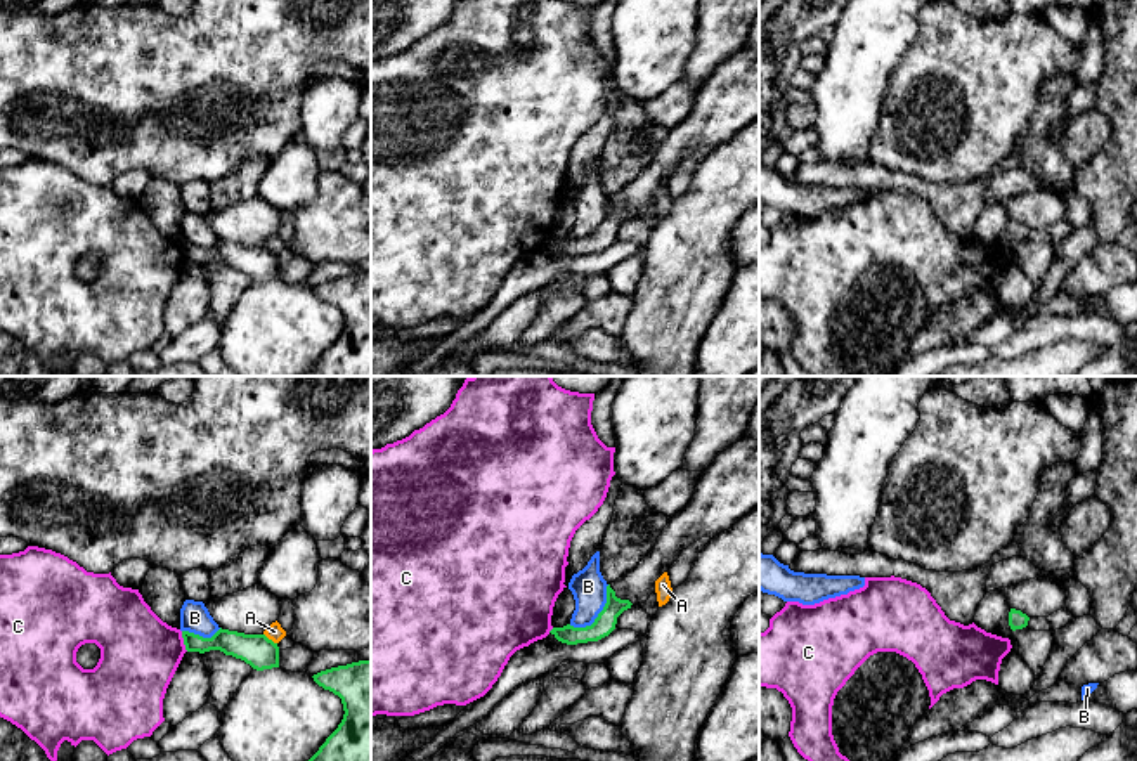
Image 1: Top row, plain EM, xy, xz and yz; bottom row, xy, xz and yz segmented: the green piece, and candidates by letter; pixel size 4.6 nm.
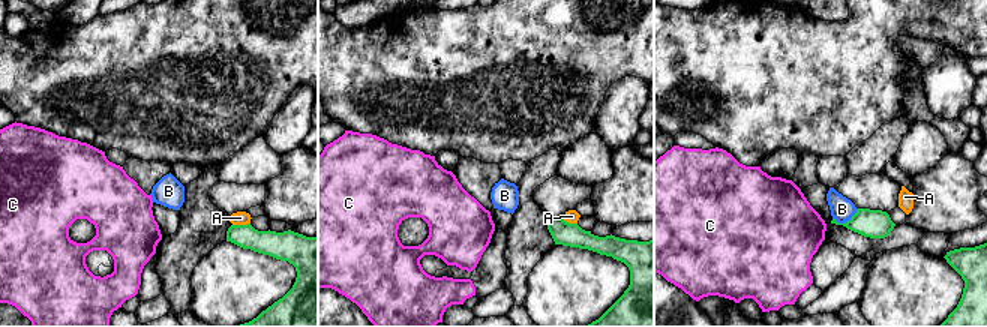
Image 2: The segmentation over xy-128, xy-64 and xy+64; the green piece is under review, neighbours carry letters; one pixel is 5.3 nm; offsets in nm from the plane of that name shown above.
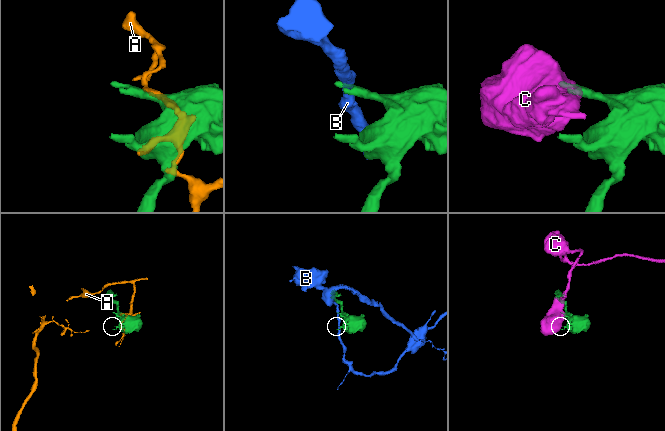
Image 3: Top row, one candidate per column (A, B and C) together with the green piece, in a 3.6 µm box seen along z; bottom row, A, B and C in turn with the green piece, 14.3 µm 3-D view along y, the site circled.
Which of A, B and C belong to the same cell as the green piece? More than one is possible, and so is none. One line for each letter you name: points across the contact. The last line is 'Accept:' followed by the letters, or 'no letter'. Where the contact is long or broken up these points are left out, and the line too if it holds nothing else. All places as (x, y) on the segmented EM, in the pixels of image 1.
Accept: no letter

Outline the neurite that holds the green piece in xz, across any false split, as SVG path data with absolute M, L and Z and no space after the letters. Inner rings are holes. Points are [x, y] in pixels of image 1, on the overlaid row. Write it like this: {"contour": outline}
{"contour": "M608 584L607 586L607 603L591 626L574 628L567 624L563 628L553 628L549 633L558 641L567 643L567 645L598 641L608 636L615 629L617 617L624 610L631 608L631 605L633 603L629 600L617 598L615 591Z"}

